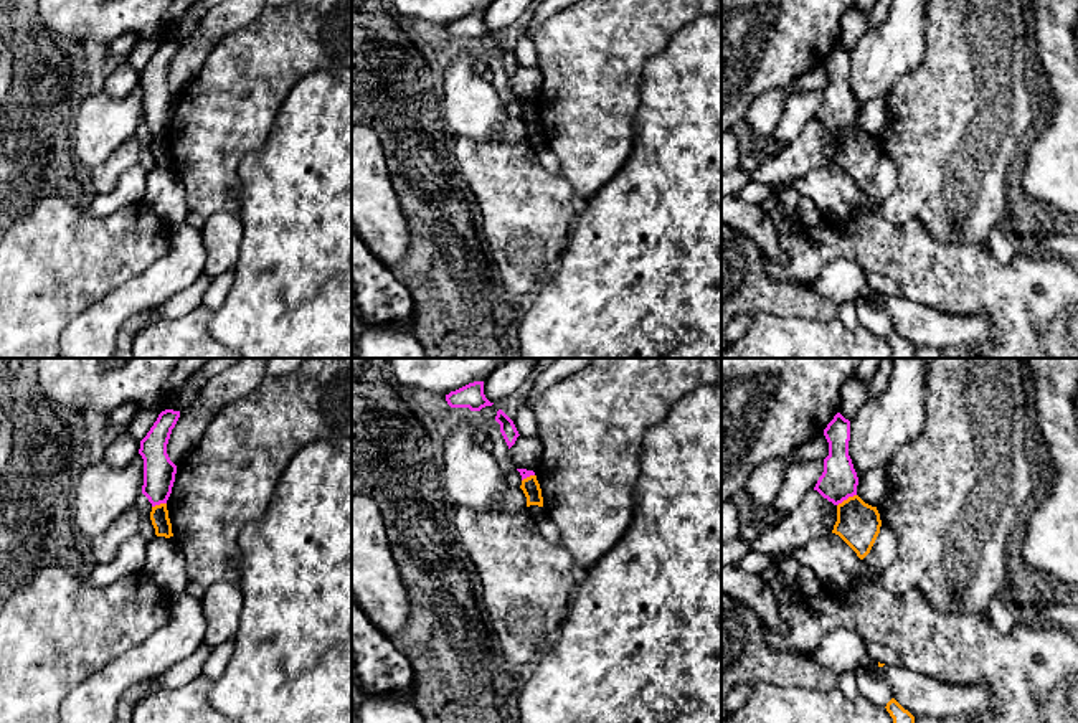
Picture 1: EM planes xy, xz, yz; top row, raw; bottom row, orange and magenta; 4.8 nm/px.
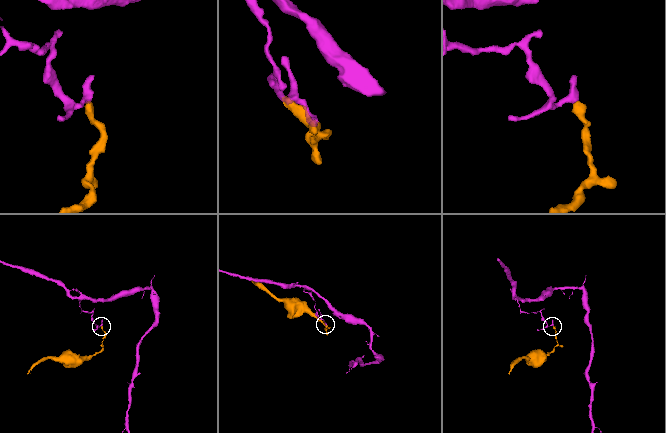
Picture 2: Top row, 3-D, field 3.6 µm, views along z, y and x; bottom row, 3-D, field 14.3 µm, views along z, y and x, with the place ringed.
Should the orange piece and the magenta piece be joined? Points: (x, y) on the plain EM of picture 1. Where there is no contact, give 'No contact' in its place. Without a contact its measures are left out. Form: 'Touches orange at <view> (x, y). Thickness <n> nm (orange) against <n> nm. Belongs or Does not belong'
Touches orange at yz (847, 129). Thickness 220 nm (orange) against 180 nm. Does not belong

